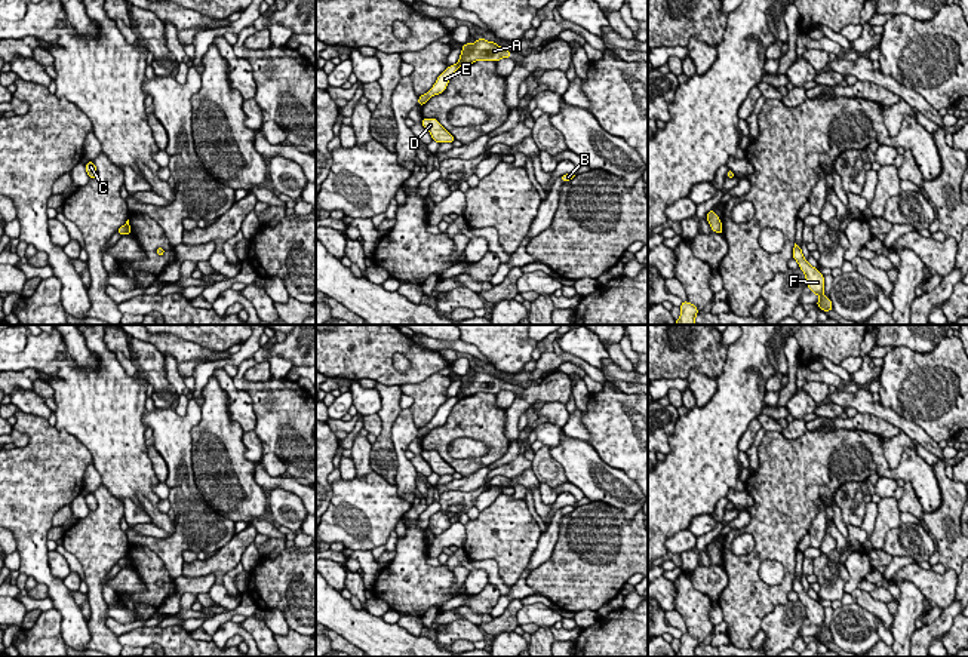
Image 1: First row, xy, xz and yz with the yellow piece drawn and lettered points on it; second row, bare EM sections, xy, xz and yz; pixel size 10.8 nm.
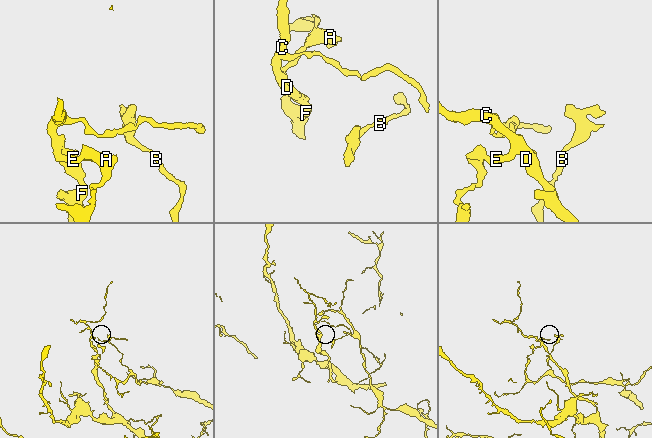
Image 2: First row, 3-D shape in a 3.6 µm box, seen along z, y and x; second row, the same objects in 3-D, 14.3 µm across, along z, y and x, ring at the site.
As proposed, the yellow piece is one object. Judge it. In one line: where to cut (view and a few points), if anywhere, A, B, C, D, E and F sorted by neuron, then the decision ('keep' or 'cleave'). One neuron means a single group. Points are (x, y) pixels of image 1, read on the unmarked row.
xy (125, 556), (128, 565) | A B / C D E F | cleave

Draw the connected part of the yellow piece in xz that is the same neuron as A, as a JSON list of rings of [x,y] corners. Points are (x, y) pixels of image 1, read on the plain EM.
[[[477,371],[473,377],[464,375],[458,392],[458,397],[464,399],[480,392],[497,394],[503,390],[511,390],[511,384],[504,381],[503,378],[498,378],[494,374]]]

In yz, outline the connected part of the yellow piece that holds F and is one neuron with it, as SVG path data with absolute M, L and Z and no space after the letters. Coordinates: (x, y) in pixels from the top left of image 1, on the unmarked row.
M795 575L793 578L793 592L798 593L799 601L805 605L806 618L811 621L812 626L817 626L820 632L815 635L823 644L833 642L832 633L829 629L824 627L824 608L820 605L818 601L814 601L802 586L800 578Z

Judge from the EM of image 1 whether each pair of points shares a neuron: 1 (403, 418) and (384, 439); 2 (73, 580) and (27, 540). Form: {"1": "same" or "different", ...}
{"1": "different", "2": "different"}

